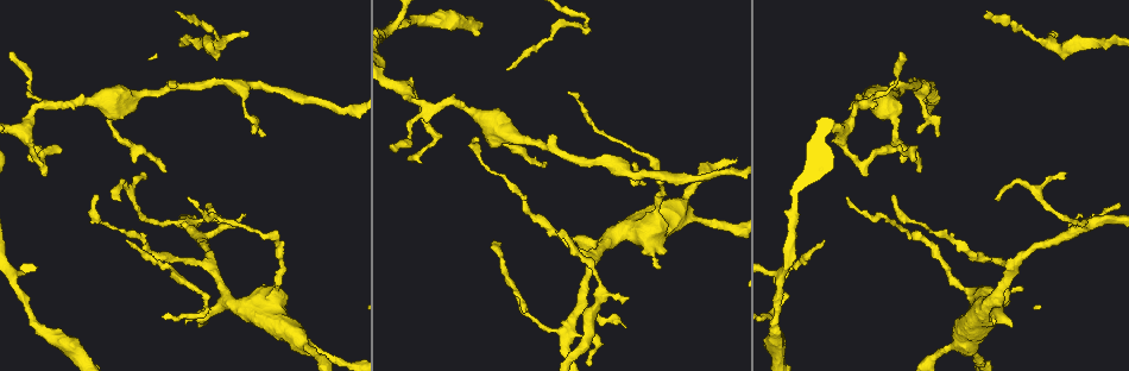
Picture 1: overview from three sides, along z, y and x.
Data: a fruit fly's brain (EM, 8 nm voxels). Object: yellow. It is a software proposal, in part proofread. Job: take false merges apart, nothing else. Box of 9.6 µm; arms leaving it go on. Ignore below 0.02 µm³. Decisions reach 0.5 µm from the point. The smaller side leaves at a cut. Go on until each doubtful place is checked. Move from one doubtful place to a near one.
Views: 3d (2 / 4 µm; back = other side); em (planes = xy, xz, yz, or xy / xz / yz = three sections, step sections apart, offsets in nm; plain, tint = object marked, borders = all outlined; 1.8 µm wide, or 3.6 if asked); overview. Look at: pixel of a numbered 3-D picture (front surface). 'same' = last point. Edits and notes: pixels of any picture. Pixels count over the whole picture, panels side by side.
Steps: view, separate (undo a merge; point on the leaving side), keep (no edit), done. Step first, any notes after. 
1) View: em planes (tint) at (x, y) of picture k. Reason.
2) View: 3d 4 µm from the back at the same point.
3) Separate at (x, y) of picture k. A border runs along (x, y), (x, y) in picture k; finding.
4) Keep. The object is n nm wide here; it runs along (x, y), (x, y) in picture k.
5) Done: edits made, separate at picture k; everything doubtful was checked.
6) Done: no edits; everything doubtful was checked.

View: em planes (tint) at (892, 87) of picture 1. A narrow waist.

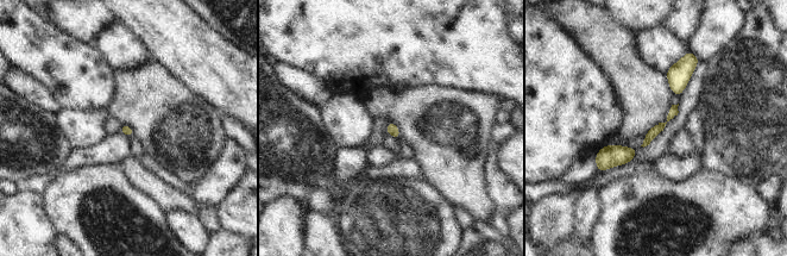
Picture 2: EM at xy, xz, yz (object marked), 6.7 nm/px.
Keep. It runs along (674, 107), (668, 119), (646, 142) in picture 2; one neuron here.

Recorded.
View: em planes (tint) at (12, 275) of picture 1. A fork.

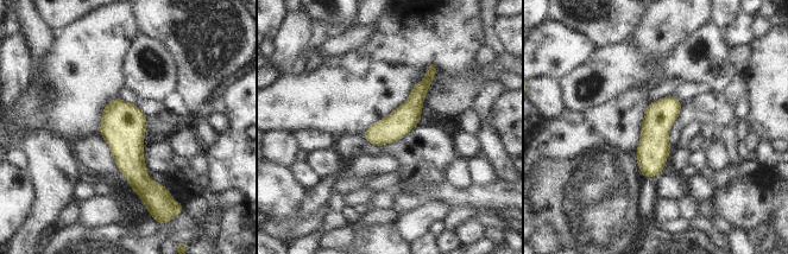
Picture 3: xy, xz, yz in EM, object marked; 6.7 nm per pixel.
Keep. The object is 180 nm wide here; it runs along (430, 70), (415, 102), (372, 140) in picture 3; continuous, no second neuron.

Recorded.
View: em planes (plain) at (785, 297) of picture 1. Sharp bend.

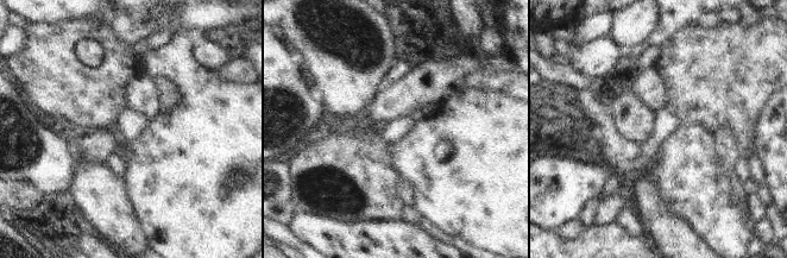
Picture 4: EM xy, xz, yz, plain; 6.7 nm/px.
View: em planes (borders) at the same point.

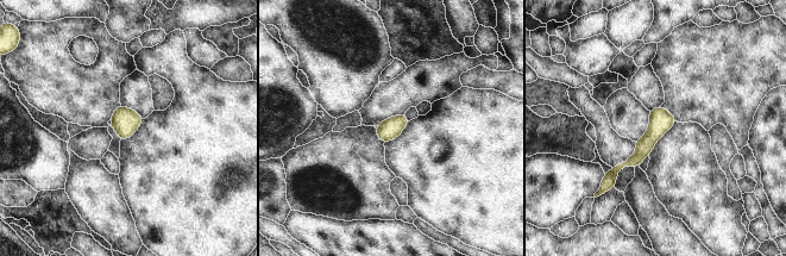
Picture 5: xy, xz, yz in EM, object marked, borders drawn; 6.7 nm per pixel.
Keep. The object is 140 nm wide here; it runs along (662, 111), (648, 142), (612, 181) in picture 5; continuous, no second neuron.

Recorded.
View: 3d 4 µm at (684, 214) of picture 1. Two arms in line, one across.

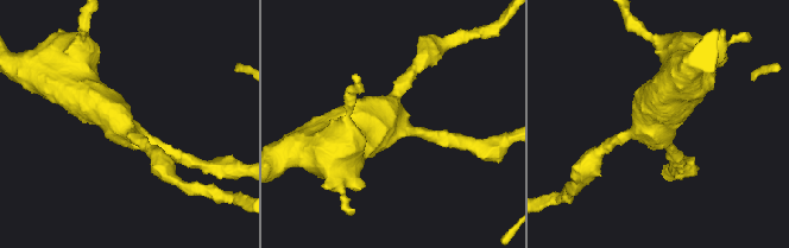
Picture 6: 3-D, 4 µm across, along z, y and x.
View: em 3.6 µm xy step 8 (tint) at (127, 132) of picture 6. 3 arms meet here; the arms are 190, 190, 700 nm wide; now the EM.

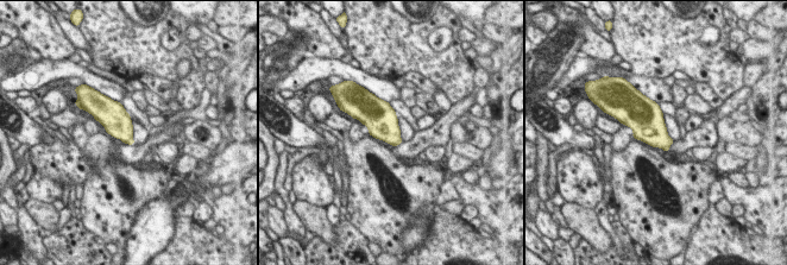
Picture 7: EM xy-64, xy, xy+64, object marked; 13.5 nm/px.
Keep. One neuron here.

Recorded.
View: 3d 4 µm from the back at (1010, 271) of picture 1. Branch point.

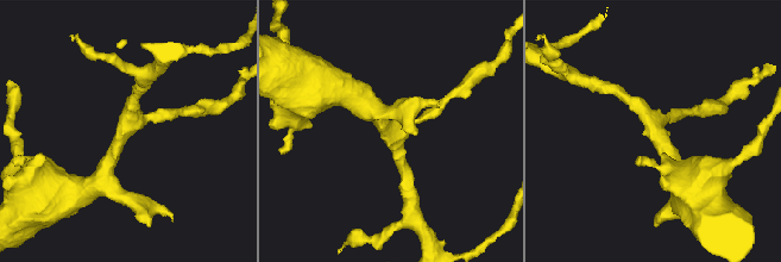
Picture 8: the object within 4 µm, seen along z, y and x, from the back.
View: em planes (borders) at (655, 132) of picture 8. 3 arms meet here.

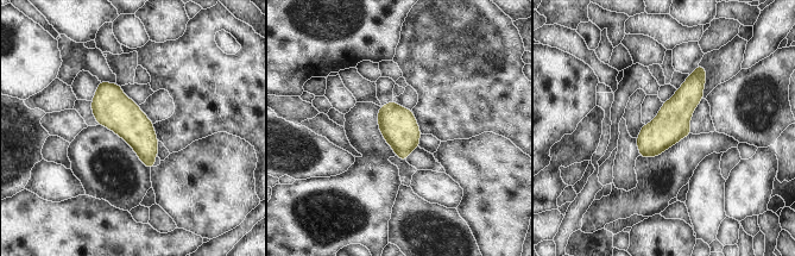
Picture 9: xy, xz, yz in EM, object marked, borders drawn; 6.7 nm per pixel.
Keep. It runs along (700, 70), (672, 123), (642, 153) in picture 9; all the same neuron.

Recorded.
View: 3d 2 µm at (187, 223) of picture 1. Abrupt turn.

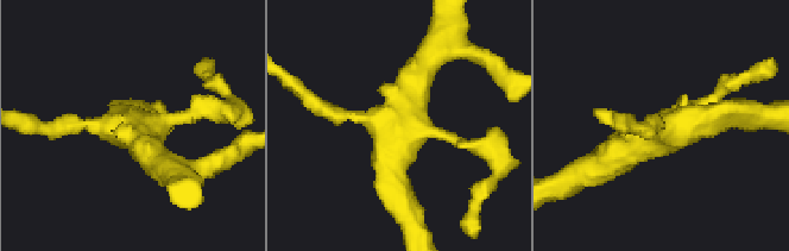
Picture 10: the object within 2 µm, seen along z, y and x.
View: em planes (borders) at (125, 128) of picture 10. Shape alone is not enough.

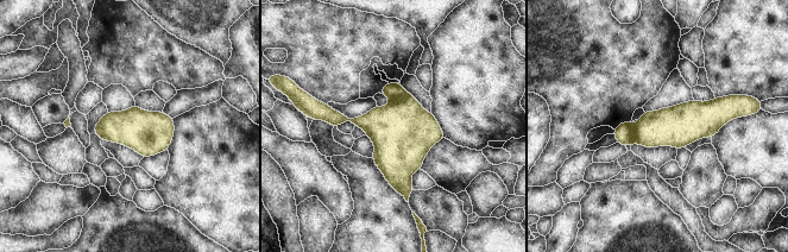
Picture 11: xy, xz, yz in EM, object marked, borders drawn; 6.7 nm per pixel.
Keep. One neuron here.

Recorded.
View: em planes (plain) at (1035, 39) of picture 1. Narrows sharply.

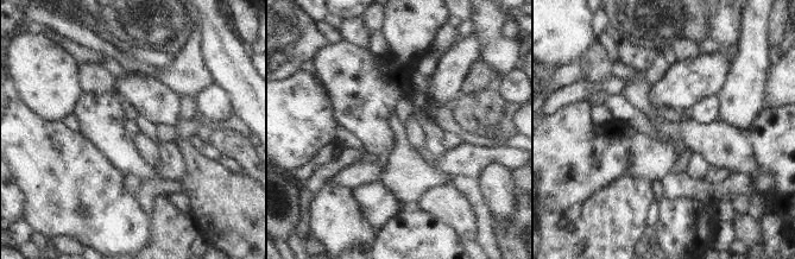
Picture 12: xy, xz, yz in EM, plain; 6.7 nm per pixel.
View: em planes (tint) at the same point. Where the object lies.

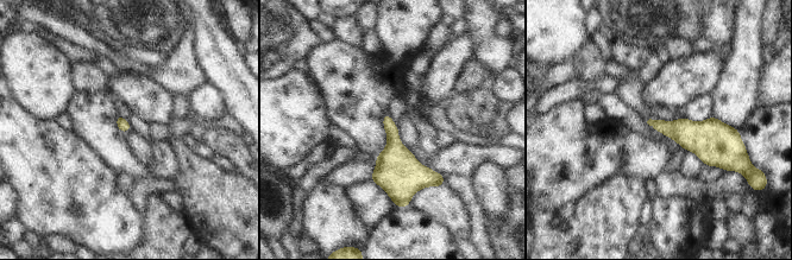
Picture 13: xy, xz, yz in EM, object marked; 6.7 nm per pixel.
Keep. One neuron here.

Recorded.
Done: no edits; everything doubtful was checked.

